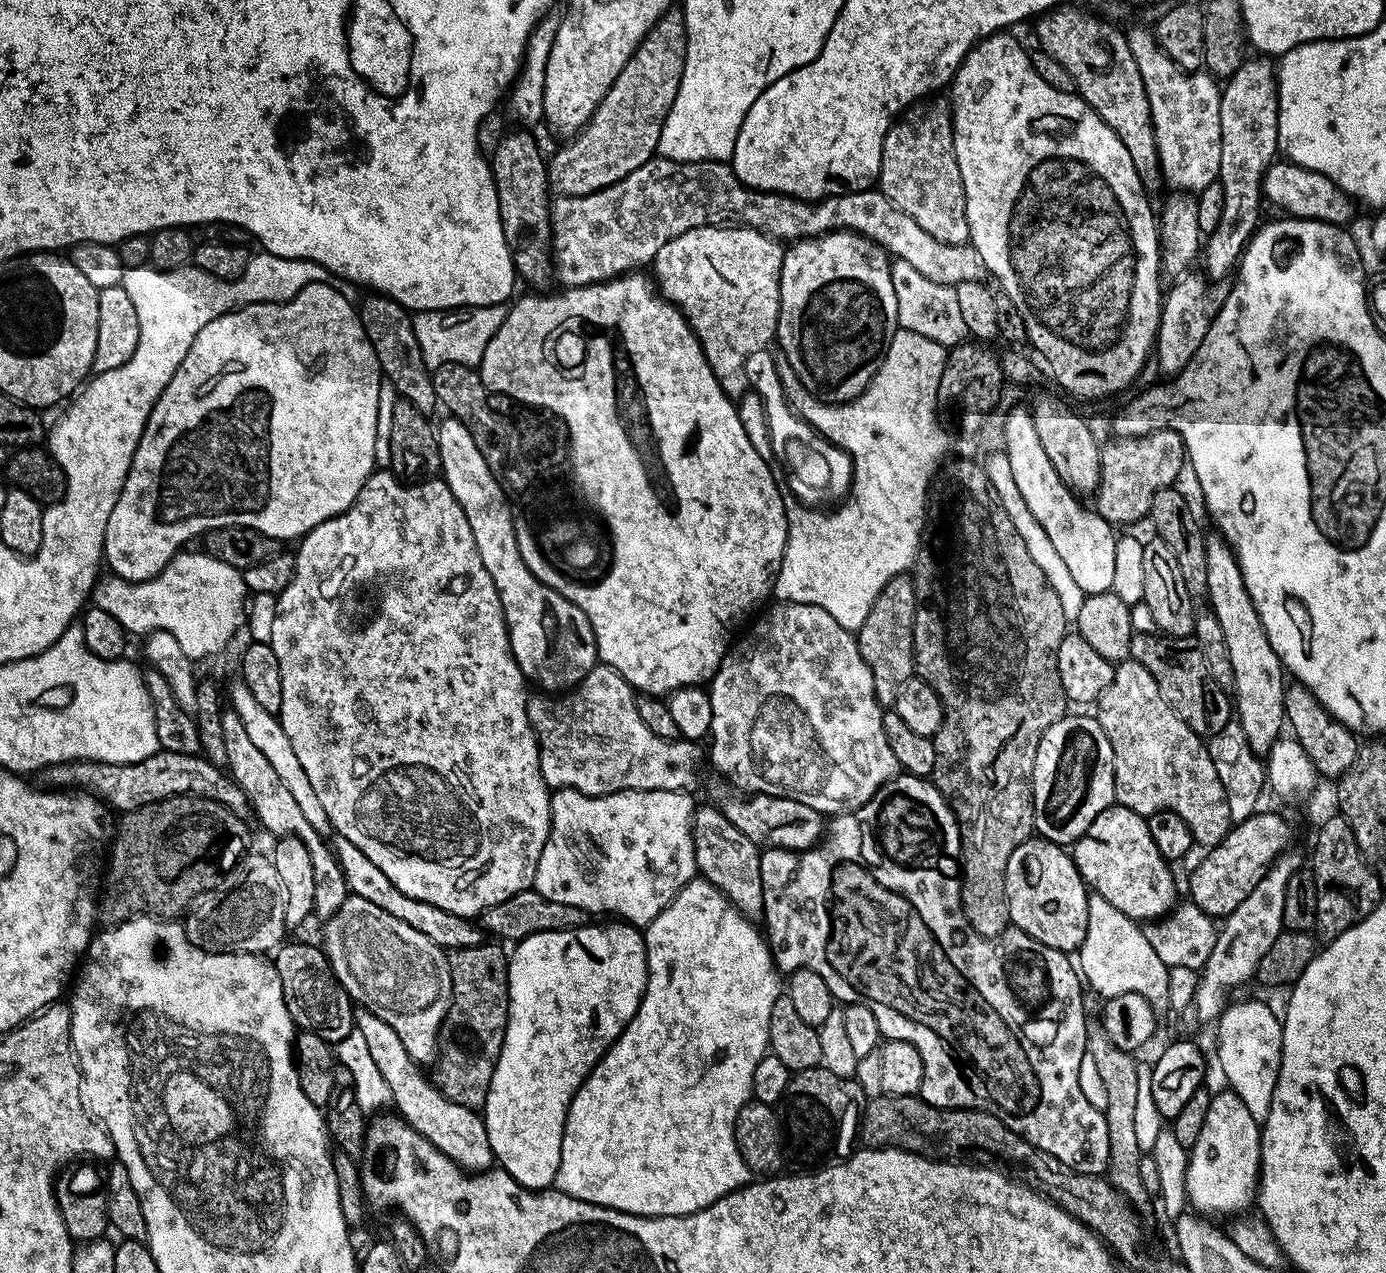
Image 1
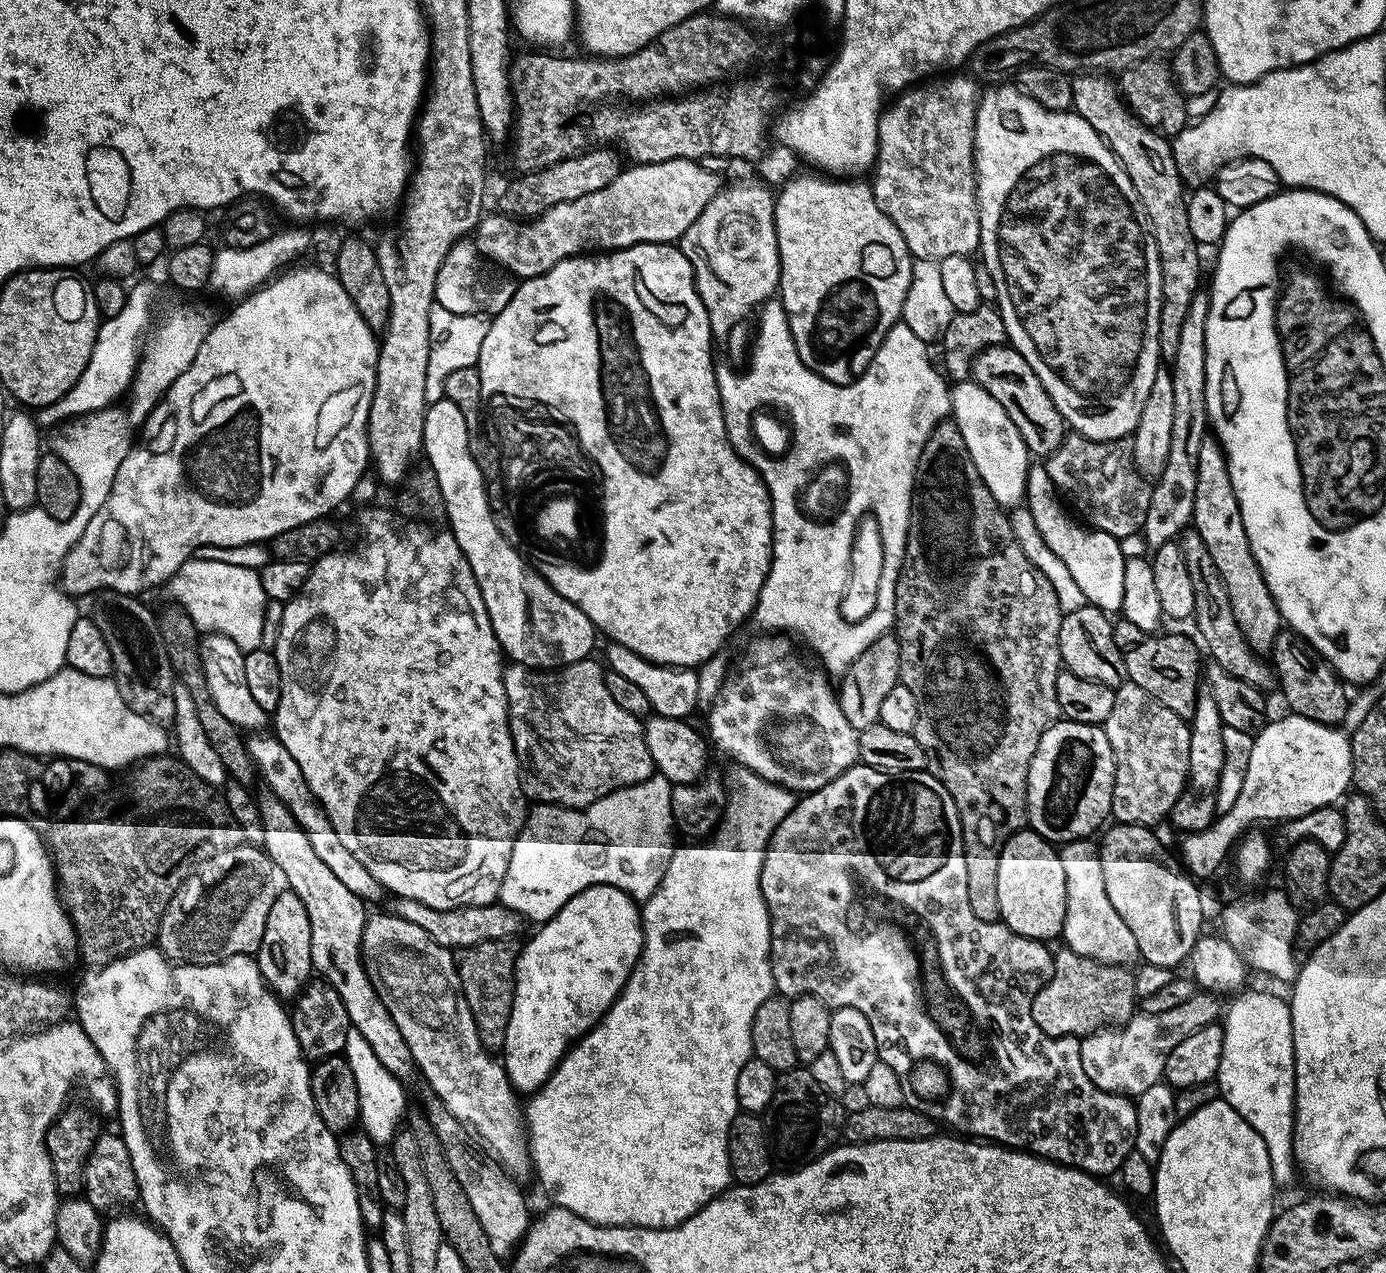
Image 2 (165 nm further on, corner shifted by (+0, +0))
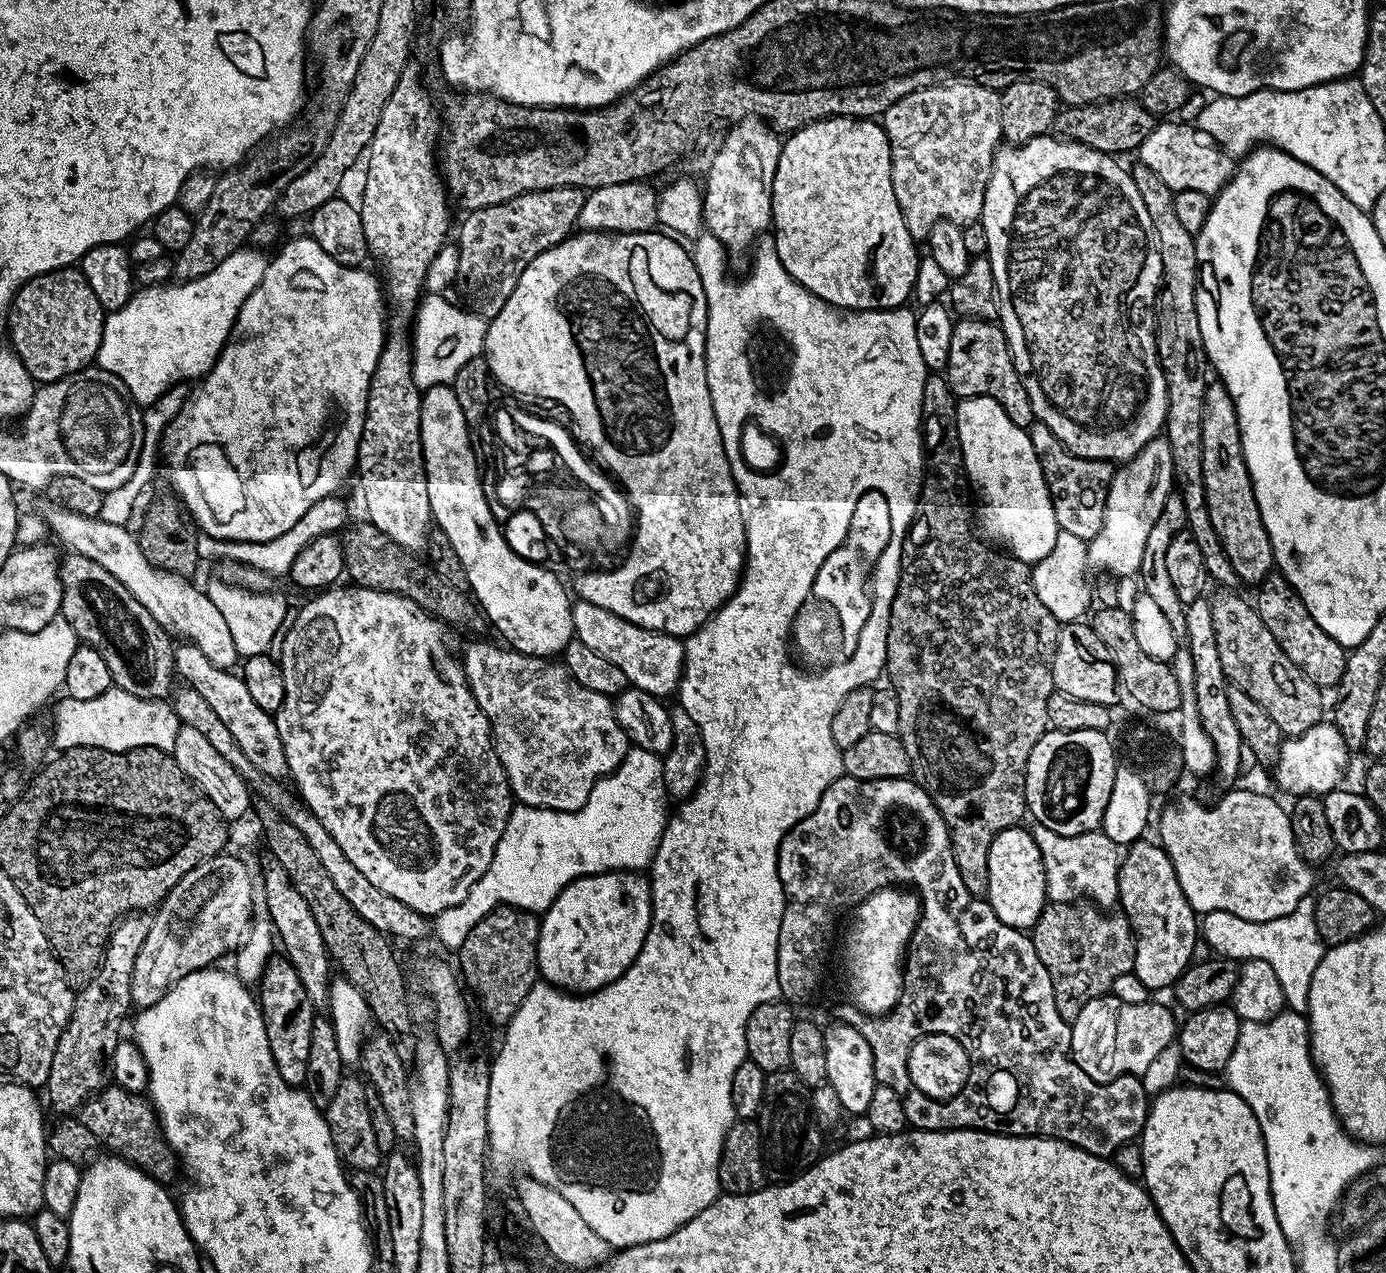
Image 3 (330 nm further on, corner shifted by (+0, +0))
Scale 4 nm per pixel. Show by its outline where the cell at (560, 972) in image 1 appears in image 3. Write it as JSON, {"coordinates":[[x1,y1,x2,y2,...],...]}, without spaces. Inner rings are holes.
{"coordinates":[[635,871,580,876,560,891,540,920,539,975,565,992,597,992,626,974,646,942,651,921,652,886,647,875]]}

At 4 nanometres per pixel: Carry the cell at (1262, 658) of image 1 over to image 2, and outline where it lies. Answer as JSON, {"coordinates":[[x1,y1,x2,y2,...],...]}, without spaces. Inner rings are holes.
{"coordinates":[[1212,434,1205,436,1198,453,1198,488,1194,490,1191,527,1202,538,1202,542,1206,542,1206,550,1210,550,1210,558,1214,558,1214,566,1218,566,1218,574,1226,586,1226,594,1230,598,1230,610,1234,610,1234,622,1238,622,1238,630,1242,630,1248,645,1258,654,1271,653,1274,638,1282,630,1280,611,1270,594,1270,586,1266,586,1266,578,1262,578,1262,570,1258,570,1258,562,1254,562,1254,554,1246,538,1246,526,1242,526,1242,510,1234,494,1234,482,1230,482,1228,458]]}

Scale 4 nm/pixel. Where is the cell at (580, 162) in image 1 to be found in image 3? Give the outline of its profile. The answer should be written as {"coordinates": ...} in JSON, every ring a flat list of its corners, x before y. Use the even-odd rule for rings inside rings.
{"coordinates":[[551,188,527,192,518,198,510,198,510,202,468,212,460,224,455,283,455,287,460,288,461,294,468,299,467,307,483,320,492,321,502,310,502,306,506,306,506,298,514,294,514,286,518,286,522,270,526,270,526,266,534,262,538,254,558,246,573,235,582,214,585,195,585,189,582,188]]}

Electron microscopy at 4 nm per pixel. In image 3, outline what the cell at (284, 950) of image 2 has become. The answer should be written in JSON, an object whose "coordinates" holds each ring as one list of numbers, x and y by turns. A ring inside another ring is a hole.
{"coordinates":[[273,958,264,967,264,975,258,981,258,1003,260,1013,264,1016,266,1038,270,1038,270,1054,274,1054,274,1066,278,1066,278,1074,282,1074,287,1084,303,1085,306,1070,310,1066,310,1034,314,1030,317,1013,306,994,306,986,302,986,298,970,287,958]]}

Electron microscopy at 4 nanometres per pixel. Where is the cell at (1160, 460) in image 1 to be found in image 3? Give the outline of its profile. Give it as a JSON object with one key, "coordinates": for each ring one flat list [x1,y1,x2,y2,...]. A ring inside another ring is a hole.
{"coordinates":[[1036,422,1028,432,1046,478,1048,493,1054,506,1054,518,1061,532,1075,534,1078,538,1090,541,1102,530,1104,507,1108,497,1108,487,1112,481,1113,465,1107,460,1091,460,1076,456,1065,448,1064,443,1050,430,1050,426]]}

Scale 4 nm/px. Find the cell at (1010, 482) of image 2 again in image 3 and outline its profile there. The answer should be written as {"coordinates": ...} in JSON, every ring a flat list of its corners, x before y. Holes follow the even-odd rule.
{"coordinates":[[969,396,961,399,956,405,956,429,962,442,964,474,975,499,976,496,980,499,980,505,977,503,974,508,974,524,979,535,989,545,999,545,1007,555,1023,564,1031,566,1046,558,1046,554,1054,550,1054,542,1061,531,1054,518,1054,506,1048,493,1046,478,1042,474,1038,454,1034,454,1028,432,1014,426,1014,422,1010,422,1010,414,1006,414,999,402,989,396]]}

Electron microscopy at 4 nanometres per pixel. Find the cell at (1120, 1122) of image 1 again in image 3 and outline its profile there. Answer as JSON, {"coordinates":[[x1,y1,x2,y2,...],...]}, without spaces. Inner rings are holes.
{"coordinates":[[1052,902,1030,929,1034,950,1042,958,1042,966,1046,966,1054,986,1058,1014,1066,1021,1076,1020,1086,1002,1111,993,1118,974,1134,969,1136,938,1128,927,1128,917,1108,915,1112,914,1088,902]]}

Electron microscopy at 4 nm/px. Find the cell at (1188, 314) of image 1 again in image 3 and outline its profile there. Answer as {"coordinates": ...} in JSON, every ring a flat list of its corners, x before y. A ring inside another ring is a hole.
{"coordinates":[[1155,436,1133,460,1121,463,1113,471,1104,507,1102,530,1088,541,1088,562,1093,569,1109,568,1116,576,1135,577,1140,570,1142,550,1146,550,1146,537,1166,498,1174,490,1174,458,1170,454,1170,442,1163,436]]}

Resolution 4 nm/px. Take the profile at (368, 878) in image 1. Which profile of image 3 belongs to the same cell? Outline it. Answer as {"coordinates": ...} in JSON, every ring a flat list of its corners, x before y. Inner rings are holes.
{"coordinates":[[180,642,175,645,174,655,176,658,175,675,180,676,187,687,198,690,210,710,218,714,218,719,226,725,226,730,234,734,234,742,242,746,242,754,262,770,262,774,271,776,272,779,283,781,288,776,288,763,286,762,286,750,282,746,282,738,278,734,278,726,273,713,262,710,255,704,254,698,250,698,250,690,246,690,246,682,243,675,227,668,214,666,202,650,187,642]]}

